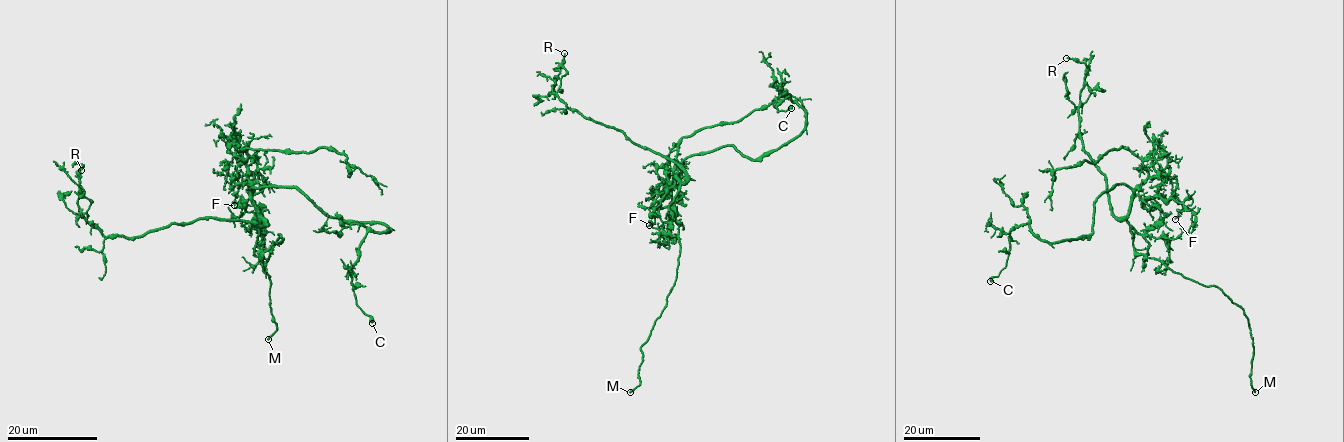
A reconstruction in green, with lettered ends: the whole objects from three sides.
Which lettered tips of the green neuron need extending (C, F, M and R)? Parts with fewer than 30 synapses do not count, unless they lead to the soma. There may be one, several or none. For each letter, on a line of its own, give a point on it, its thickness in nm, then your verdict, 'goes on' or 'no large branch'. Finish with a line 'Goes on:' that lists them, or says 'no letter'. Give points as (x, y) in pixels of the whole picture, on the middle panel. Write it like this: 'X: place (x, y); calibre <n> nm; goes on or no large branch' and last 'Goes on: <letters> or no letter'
C: place (791, 108); calibre 500 nm; no large branch
F: place (649, 225); calibre 130 nm; no large branch
M: place (630, 392); calibre 240 nm; goes on
R: place (564, 53); calibre 140 nm; no large branch
Goes on: M

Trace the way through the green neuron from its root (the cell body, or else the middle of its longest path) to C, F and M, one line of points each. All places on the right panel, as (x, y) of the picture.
C: (1131, 201), (1122, 184), (1102, 193), (1084, 238), (1053, 243), (1028, 223), (1017, 226), (1006, 265), (990, 281)
F: (1131, 201), (1138, 195), (1167, 199), (1173, 195), (1182, 205), (1175, 219)
M: (1131, 201), (1126, 221), (1135, 251), (1217, 287), (1242, 309), (1252, 339), (1250, 377), (1255, 392)

